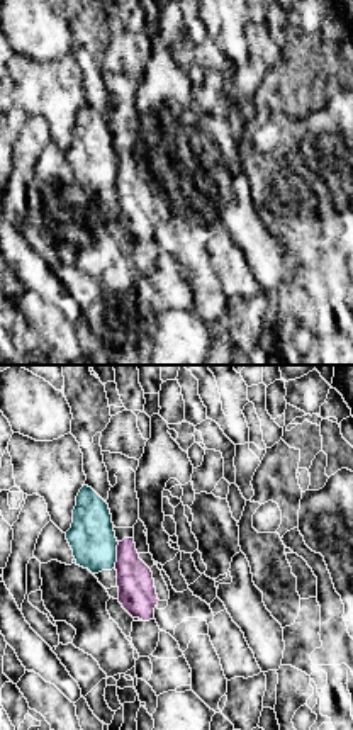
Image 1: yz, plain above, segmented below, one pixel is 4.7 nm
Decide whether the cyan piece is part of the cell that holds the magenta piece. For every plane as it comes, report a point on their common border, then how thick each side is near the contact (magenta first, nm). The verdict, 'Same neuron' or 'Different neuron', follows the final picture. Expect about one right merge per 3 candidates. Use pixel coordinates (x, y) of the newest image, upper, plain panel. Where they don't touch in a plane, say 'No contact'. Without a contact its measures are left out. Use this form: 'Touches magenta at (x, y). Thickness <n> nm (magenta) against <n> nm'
Touches magenta at (117, 174). Thickness 180 nm (magenta) against 220 nm

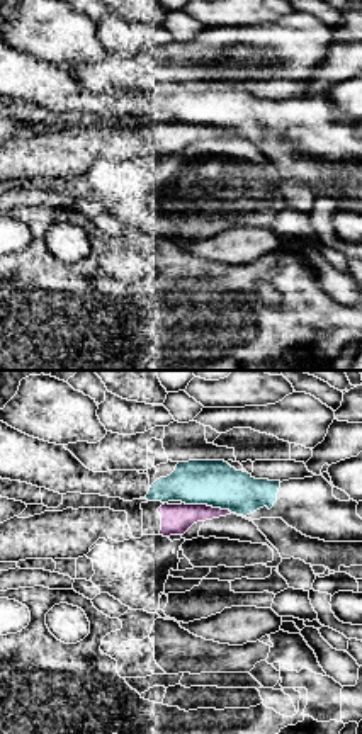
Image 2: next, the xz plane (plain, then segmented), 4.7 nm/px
Touches magenta at (206, 124). Thickness 140 nm (magenta) against 220 nm

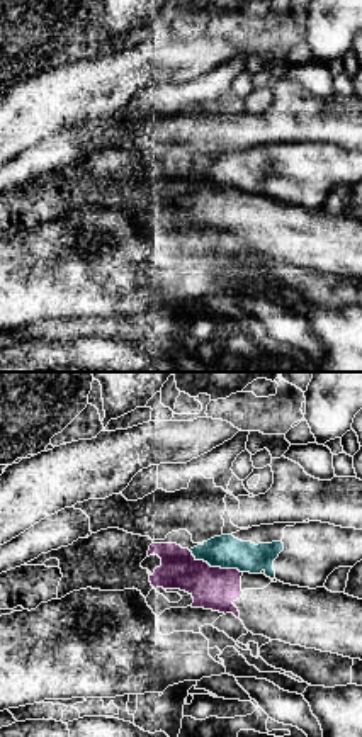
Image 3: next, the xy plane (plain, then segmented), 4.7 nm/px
Touches magenta at (216, 187). Thickness 200 nm (magenta) against 160 nm

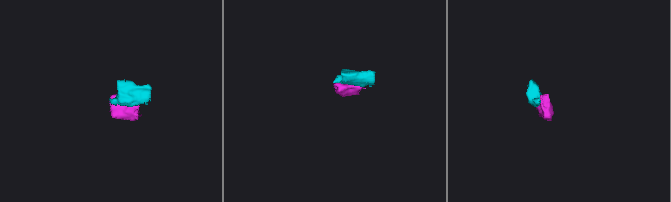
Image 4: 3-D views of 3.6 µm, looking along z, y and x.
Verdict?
Different neuron

